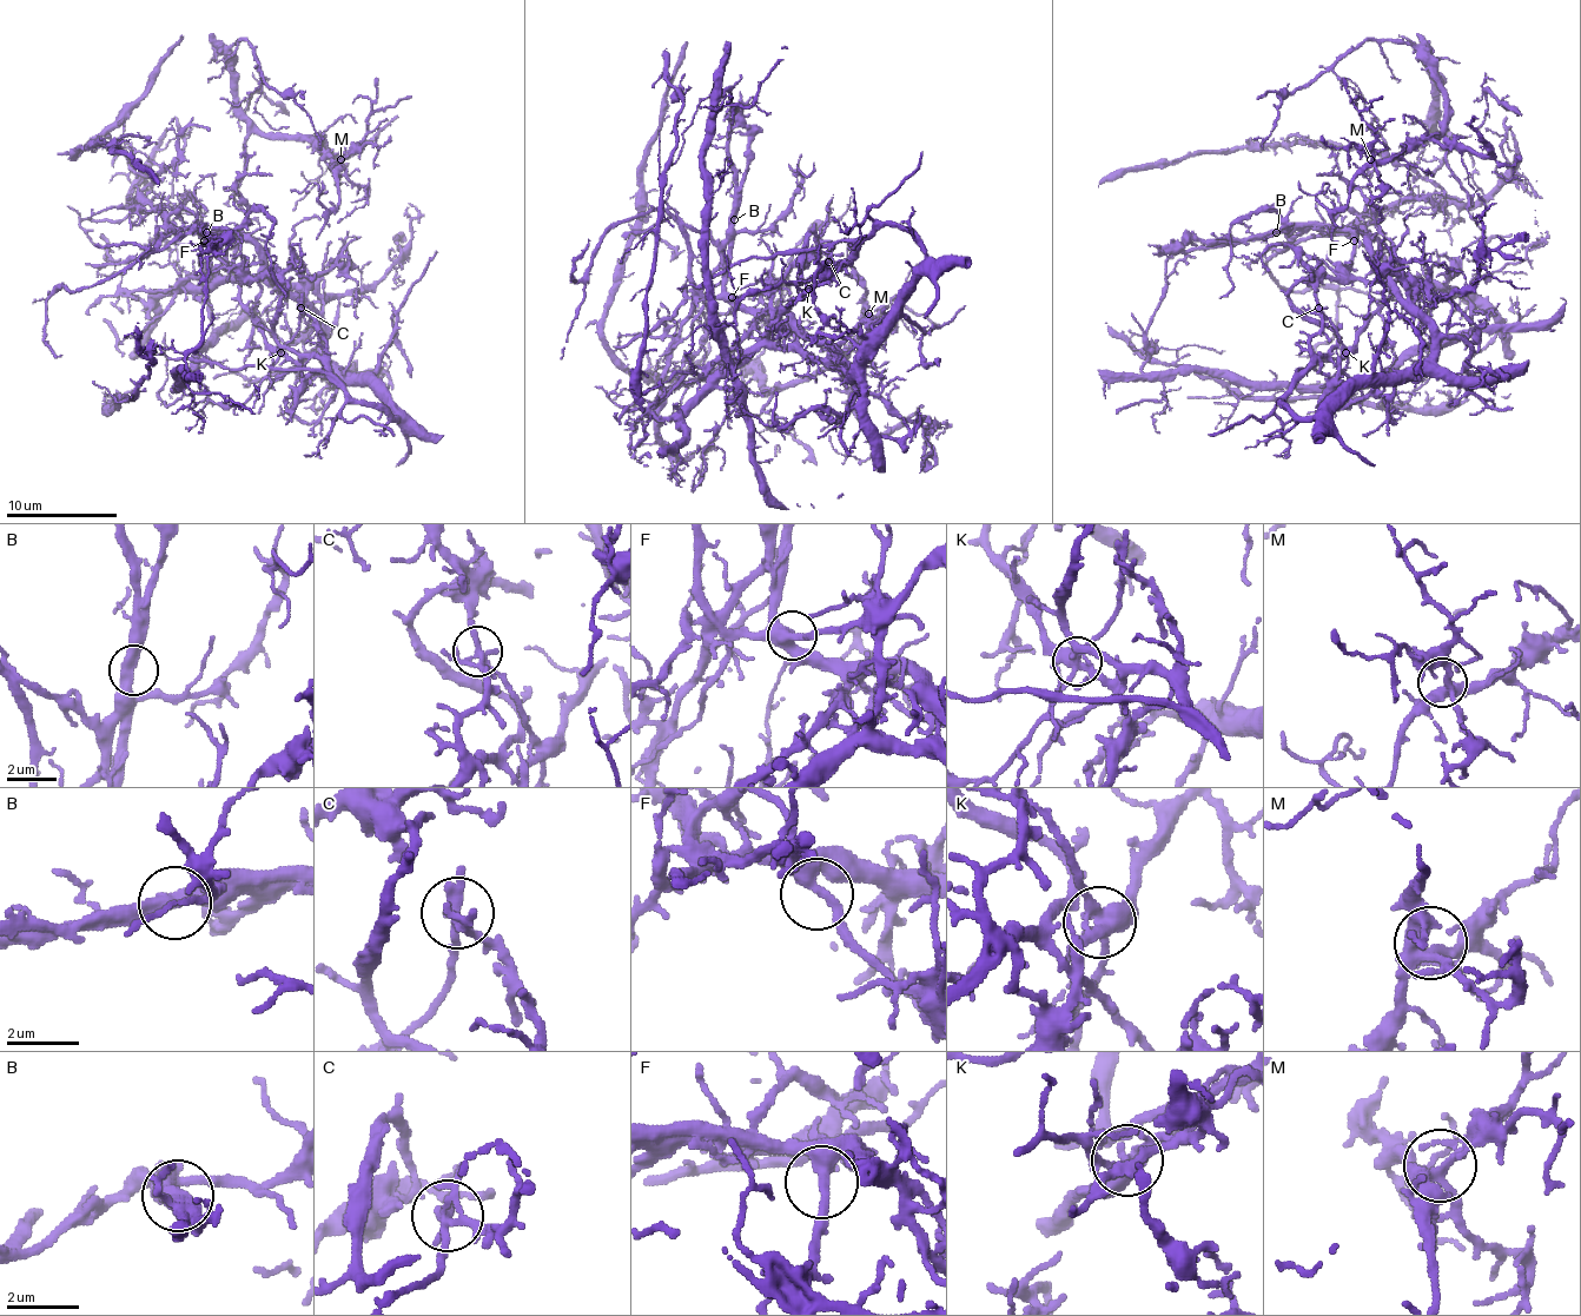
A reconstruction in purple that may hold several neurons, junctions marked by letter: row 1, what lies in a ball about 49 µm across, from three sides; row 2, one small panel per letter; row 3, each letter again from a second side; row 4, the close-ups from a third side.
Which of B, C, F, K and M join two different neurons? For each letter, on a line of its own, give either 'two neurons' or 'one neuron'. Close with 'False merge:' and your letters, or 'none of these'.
B: two neurons
C: two neurons
F: one neuron
K: two neurons
M: one neuron
False merge: B, C, K

